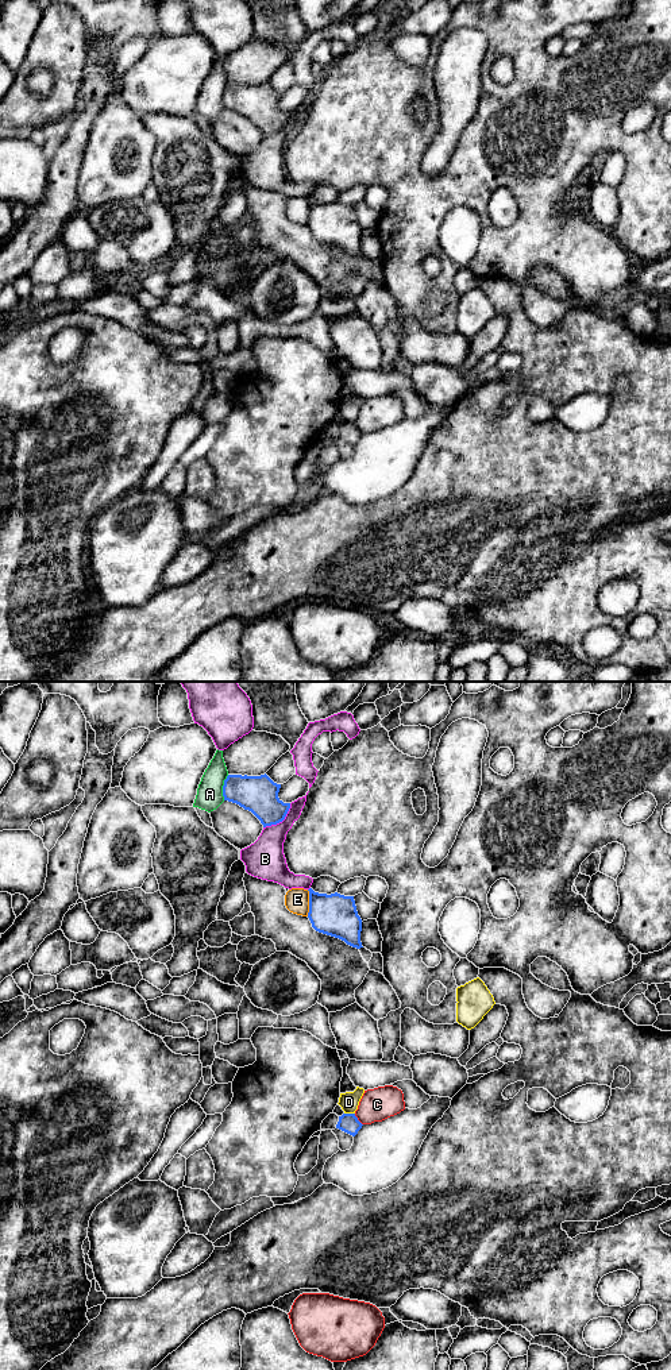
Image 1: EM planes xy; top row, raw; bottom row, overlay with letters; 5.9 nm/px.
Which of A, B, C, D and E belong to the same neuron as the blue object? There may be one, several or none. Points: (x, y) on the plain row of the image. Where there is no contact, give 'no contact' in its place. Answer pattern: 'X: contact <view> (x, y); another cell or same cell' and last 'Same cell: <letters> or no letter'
A: contact xy (223, 96); another cell
B: contact xy (281, 130); another cell
C: contact xy (357, 428); another cell
D: contact xy (350, 423); another cell
E: contact xy (309, 212); another cell
Same cell: no letter

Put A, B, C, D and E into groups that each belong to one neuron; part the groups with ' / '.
A / B / C / D / E

